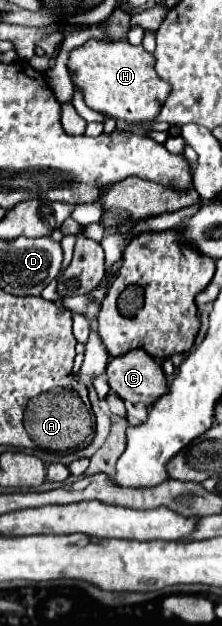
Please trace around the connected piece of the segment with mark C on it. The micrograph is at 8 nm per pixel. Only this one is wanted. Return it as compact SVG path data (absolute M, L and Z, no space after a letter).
M130 350L112 358L106 366L106 376L110 388L132 404L152 404L168 390L160 364L144 350Z

